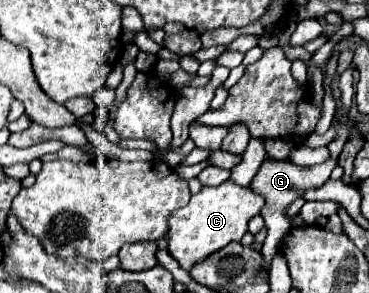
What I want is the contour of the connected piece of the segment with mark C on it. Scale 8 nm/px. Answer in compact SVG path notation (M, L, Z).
M232 179L224 181L218 187L202 187L196 195L190 197L186 207L172 213L168 231L168 251L180 263L180 267L190 271L194 263L220 251L230 241L240 241L248 231L248 221L258 215L262 207L264 199L258 193L234 183Z

